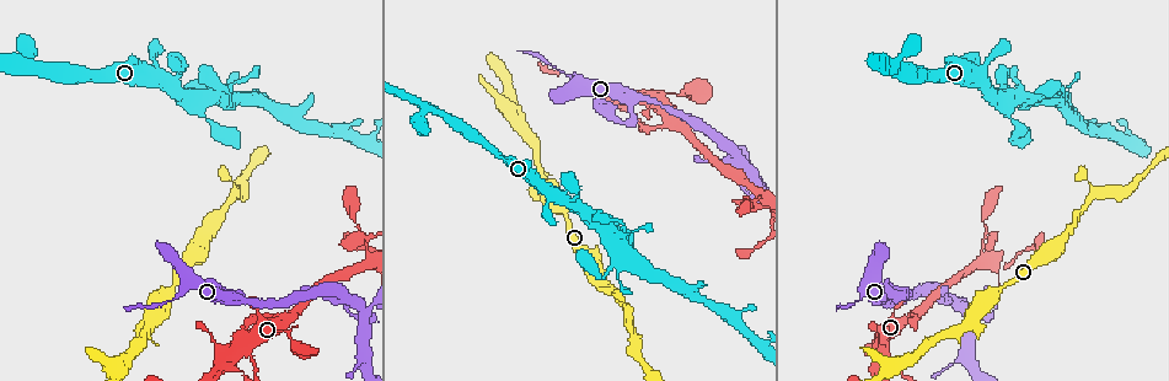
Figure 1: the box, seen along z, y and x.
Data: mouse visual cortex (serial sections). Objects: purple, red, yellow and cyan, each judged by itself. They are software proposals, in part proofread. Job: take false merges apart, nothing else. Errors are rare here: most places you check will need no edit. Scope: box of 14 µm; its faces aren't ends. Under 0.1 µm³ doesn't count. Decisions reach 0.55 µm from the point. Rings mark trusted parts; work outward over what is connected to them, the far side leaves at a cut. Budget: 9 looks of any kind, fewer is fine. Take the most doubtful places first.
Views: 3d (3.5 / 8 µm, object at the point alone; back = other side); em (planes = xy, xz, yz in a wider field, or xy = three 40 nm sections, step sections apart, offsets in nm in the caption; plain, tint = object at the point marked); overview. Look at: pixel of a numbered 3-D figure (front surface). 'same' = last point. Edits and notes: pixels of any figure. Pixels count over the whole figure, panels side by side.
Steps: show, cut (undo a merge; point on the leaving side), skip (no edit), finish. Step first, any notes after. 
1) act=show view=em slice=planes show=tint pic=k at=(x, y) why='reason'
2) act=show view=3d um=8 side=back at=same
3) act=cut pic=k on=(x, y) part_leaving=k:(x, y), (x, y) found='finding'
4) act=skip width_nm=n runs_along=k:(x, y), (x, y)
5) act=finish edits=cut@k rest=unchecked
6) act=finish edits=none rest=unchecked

act=show view=3d um=3.5 side=back pic=1 at=(361, 234) why='abrupt turn'

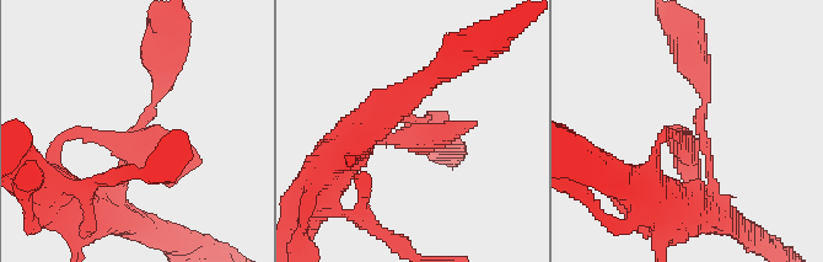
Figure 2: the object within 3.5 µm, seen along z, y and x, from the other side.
act=show view=em slice=planes show=tint pic=2 at=(701, 132)

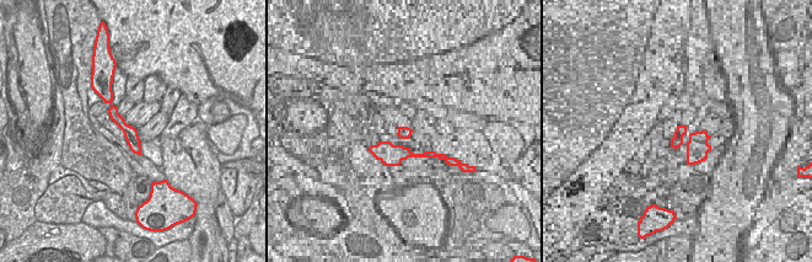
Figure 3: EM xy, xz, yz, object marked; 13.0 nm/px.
act=show view=em slice=xy step=2 show=tint at=same

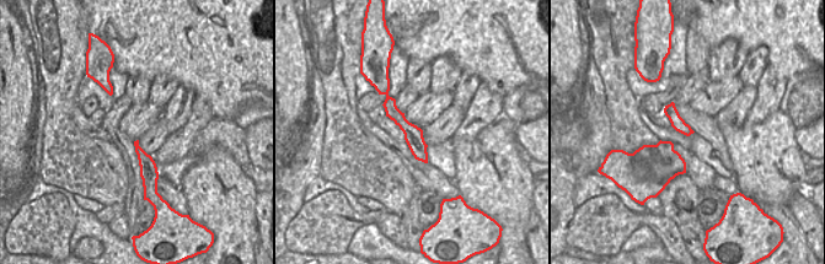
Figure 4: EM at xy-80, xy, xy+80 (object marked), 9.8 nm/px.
act=skip width_nm=190 runs_along=4:(385, 87), (391, 111), (424, 159) found='all the same cell'

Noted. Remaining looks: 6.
act=show view=3d um=3.5 side=back pic=1 at=(292, 340) why='sharp bend'

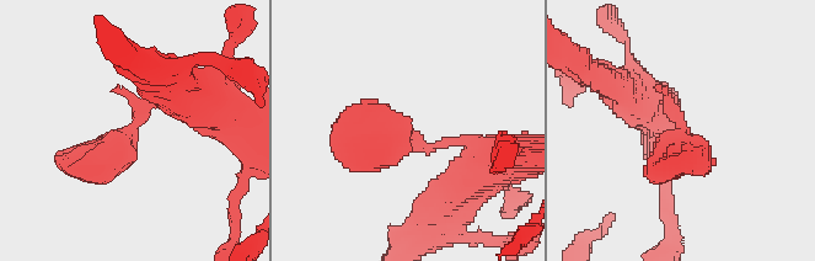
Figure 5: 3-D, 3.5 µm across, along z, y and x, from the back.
act=show view=em slice=planes show=tint pic=5 at=(407, 138)

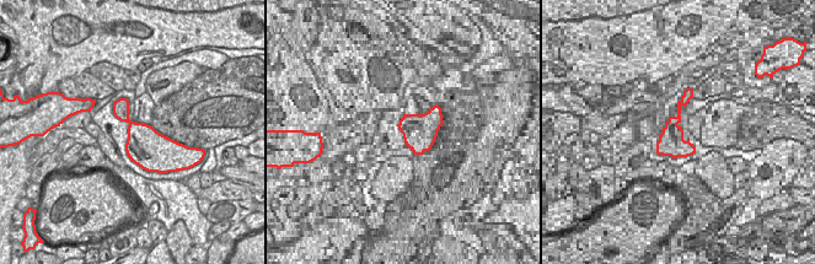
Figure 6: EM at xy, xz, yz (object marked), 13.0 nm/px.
act=skip runs_along=5:(202, 102), (153, 102), (103, 159), (65, 163) found='one cell here'

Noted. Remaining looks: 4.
act=show view=3d um=8 pic=1 at=(954, 301) why='side arm on a straight run'

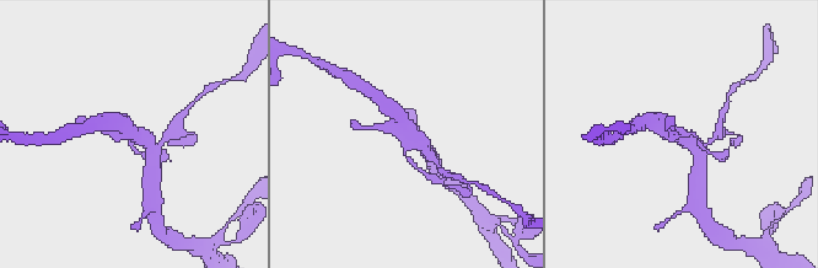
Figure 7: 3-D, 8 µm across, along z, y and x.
act=show view=3d um=3.5 pic=7 at=(684, 135)

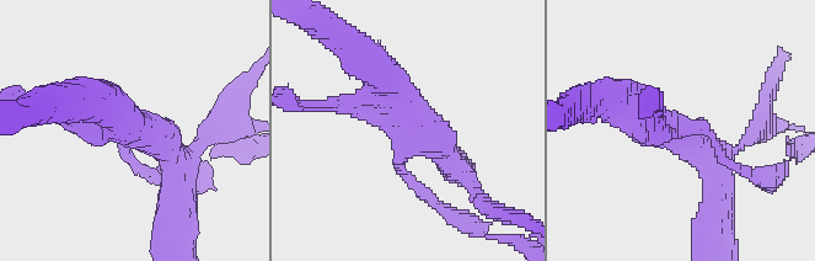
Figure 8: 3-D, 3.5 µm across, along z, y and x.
act=show view=em slice=xy step=2 show=tint pic=8 at=(420, 128)

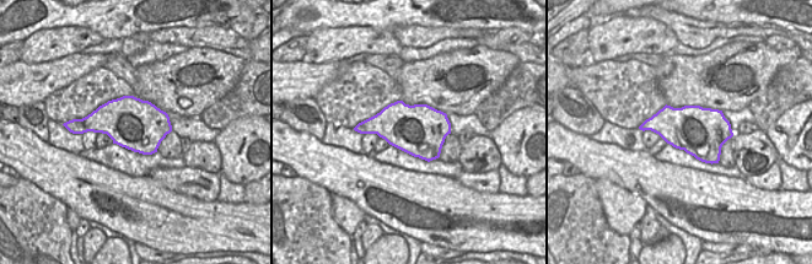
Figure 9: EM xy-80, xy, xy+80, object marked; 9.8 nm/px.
act=skip runs_along=8:(621, 100), (706, 149), (716, 187) found='all the same cell'

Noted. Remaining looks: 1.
act=finish edits=none rest=unchecked

